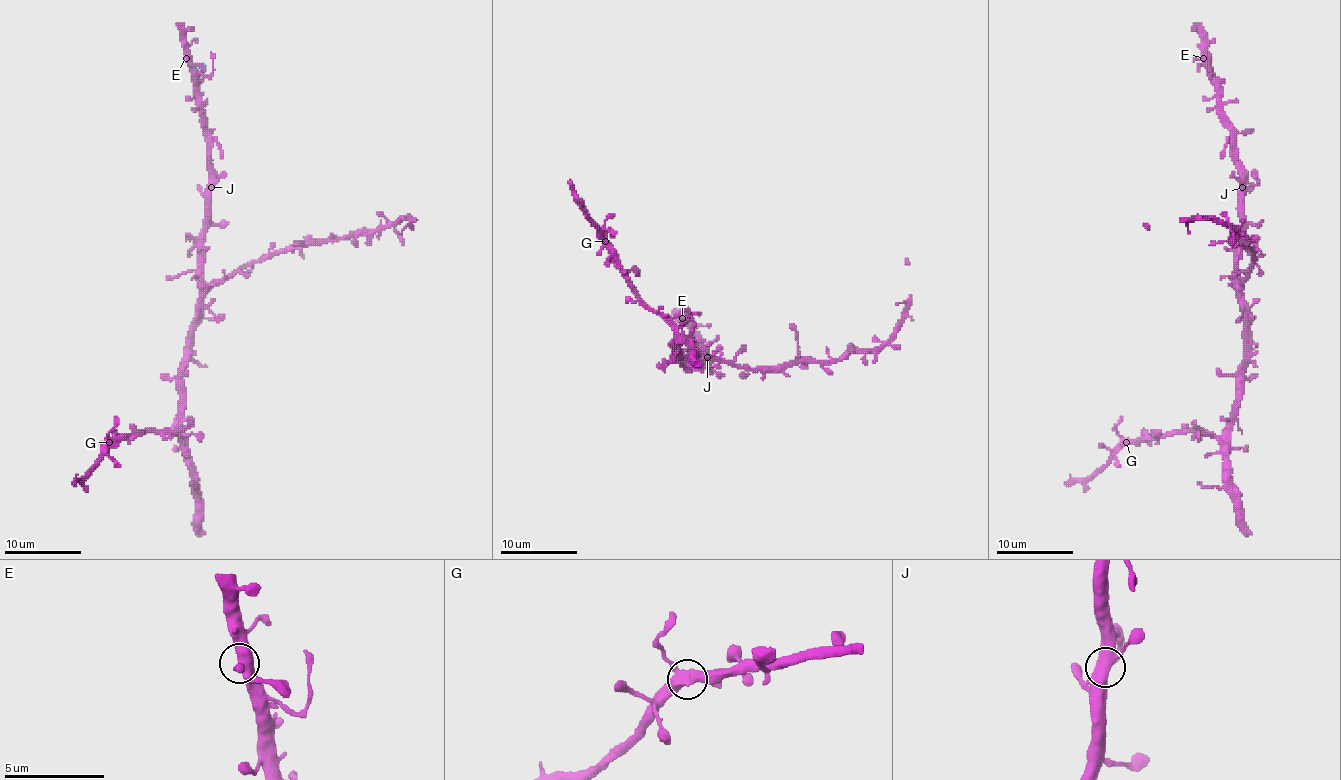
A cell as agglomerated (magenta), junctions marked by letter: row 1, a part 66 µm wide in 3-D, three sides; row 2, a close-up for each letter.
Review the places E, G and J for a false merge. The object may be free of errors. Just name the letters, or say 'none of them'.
none of them

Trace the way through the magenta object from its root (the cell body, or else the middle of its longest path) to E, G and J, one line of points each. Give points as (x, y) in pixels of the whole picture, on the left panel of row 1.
E: (197, 318), (209, 148), (199, 100), (199, 79), (186, 58)
G: (197, 318), (190, 343), (190, 360), (182, 374), (182, 432), (178, 436), (137, 432), (109, 441)
J: (197, 318), (207, 191), (211, 187)

